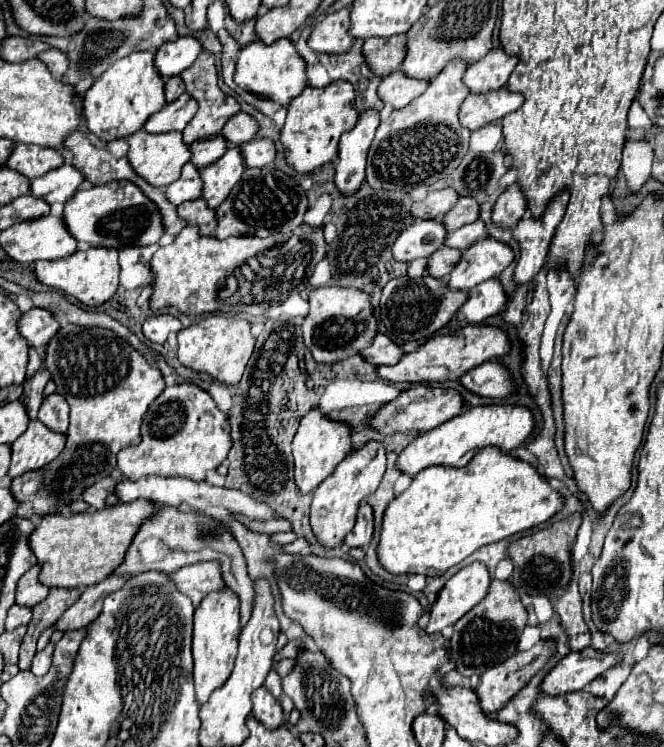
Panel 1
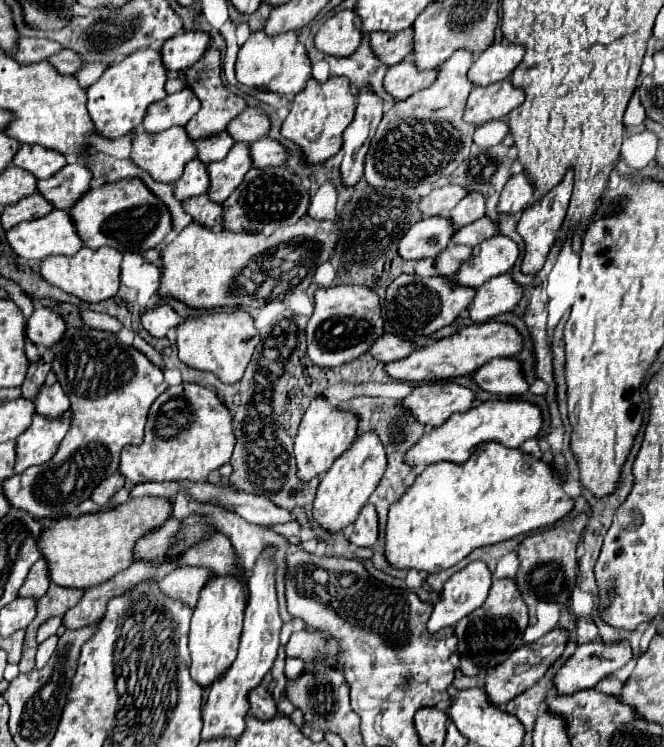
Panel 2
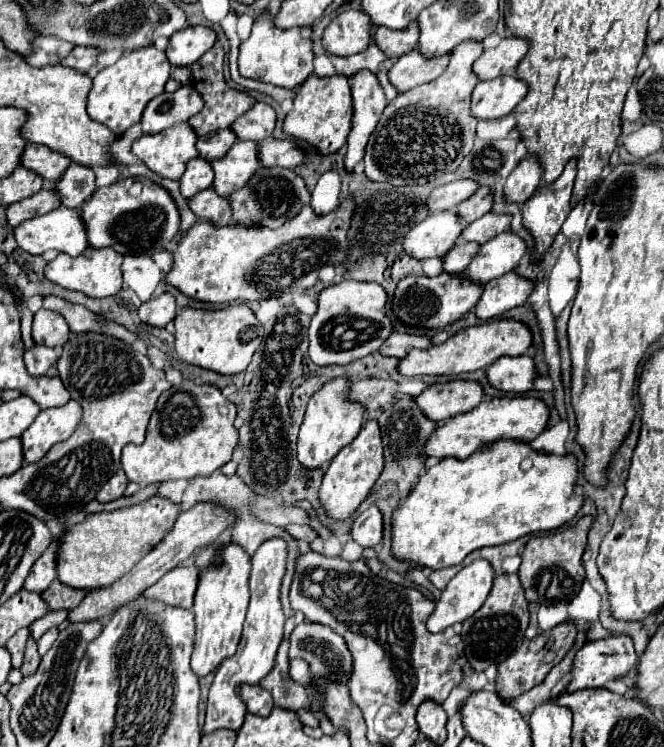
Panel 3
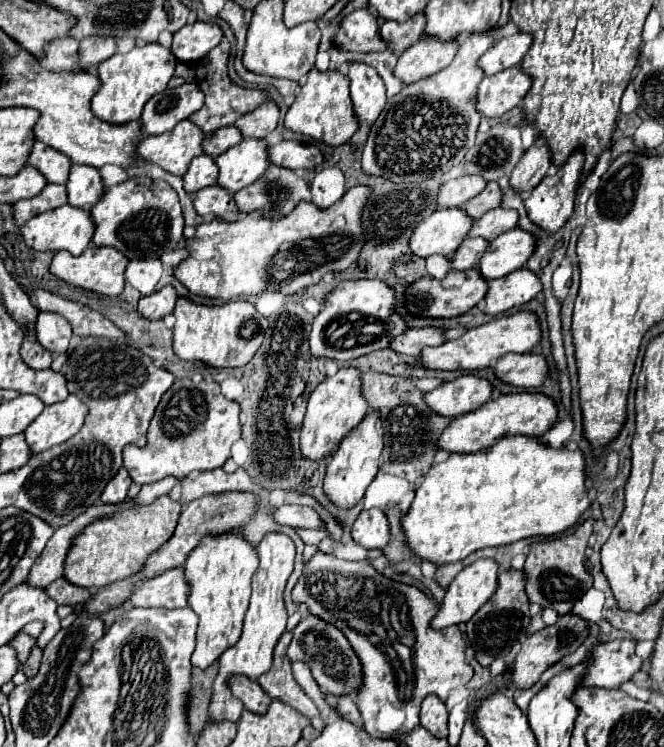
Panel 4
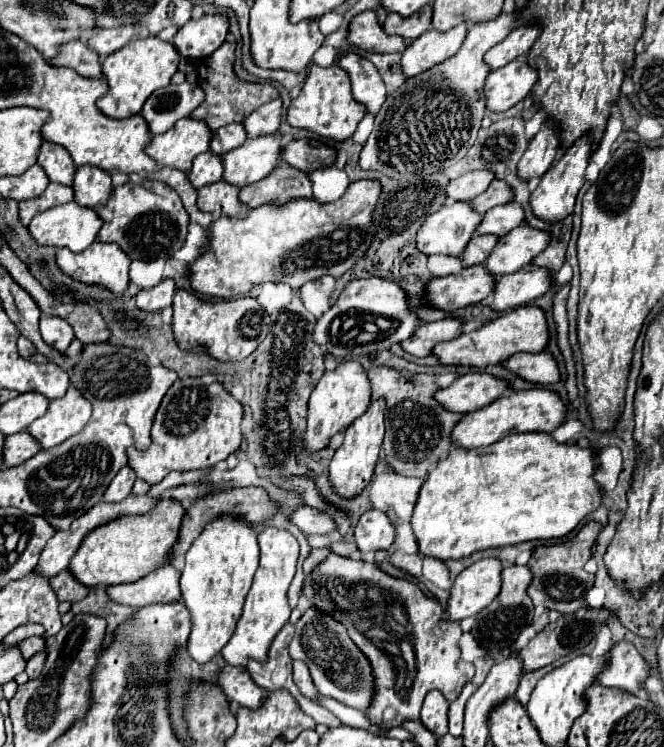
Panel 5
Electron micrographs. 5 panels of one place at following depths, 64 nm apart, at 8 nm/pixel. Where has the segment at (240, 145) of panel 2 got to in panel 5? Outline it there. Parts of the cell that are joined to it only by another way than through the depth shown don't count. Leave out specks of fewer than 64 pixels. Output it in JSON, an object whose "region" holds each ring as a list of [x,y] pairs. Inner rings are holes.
{"region":[[[280,134],[246,138],[246,142],[222,156],[224,180],[236,186],[246,186],[266,178],[282,160]]]}

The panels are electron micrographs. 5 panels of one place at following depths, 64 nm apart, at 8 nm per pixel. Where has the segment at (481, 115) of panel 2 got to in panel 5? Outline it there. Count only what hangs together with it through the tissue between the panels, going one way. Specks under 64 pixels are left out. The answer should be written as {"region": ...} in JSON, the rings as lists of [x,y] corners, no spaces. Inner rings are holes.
{"region":[[[516,58],[514,62],[508,62],[508,66],[502,66],[486,78],[486,108],[494,112],[504,112],[524,100],[532,86],[536,84],[538,72],[534,66],[526,62],[526,58]]]}

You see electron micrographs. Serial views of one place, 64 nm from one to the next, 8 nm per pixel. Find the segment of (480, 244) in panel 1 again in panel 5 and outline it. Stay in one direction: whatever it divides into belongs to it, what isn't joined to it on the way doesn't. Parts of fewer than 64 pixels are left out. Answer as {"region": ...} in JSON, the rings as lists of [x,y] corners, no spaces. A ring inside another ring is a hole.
{"region":[[[518,226],[502,236],[486,260],[486,268],[492,274],[512,274],[530,264],[550,244],[550,232],[532,226]]]}

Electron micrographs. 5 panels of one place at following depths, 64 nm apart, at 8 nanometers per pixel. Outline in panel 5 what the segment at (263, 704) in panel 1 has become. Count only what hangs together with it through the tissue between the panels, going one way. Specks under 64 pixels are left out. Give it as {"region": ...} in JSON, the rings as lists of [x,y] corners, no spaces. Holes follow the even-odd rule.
{"region":[[[224,666],[218,672],[216,678],[218,688],[224,690],[230,702],[246,706],[246,708],[258,708],[262,700],[266,698],[266,690],[262,690],[248,674],[248,670],[238,670],[234,666]]]}

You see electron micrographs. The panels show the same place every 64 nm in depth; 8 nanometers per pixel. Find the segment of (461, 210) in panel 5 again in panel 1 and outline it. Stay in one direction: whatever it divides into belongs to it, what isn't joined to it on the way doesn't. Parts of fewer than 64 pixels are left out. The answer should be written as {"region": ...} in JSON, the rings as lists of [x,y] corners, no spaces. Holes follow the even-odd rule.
{"region":[[[416,220],[394,242],[394,258],[398,262],[412,262],[422,256],[428,258],[434,250],[444,246],[446,234],[448,232],[442,220]]]}

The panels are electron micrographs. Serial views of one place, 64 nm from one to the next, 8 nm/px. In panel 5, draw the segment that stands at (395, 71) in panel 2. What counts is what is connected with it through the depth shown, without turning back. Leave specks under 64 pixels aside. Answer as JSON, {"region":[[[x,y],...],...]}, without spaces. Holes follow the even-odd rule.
{"region":[[[462,22],[462,26],[454,26],[454,30],[440,32],[440,30],[426,30],[422,38],[416,38],[402,54],[402,70],[404,74],[416,76],[422,70],[432,68],[434,64],[444,62],[452,54],[458,52],[466,38],[468,26]]]}

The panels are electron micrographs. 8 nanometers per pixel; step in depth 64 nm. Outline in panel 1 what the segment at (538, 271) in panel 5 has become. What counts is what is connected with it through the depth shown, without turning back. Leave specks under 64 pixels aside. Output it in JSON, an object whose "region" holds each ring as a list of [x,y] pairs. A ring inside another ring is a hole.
{"region":[[[490,278],[490,282],[478,284],[468,292],[466,304],[458,310],[470,324],[480,324],[490,316],[496,316],[502,306],[506,306],[506,292],[502,290],[502,282],[498,278]]]}

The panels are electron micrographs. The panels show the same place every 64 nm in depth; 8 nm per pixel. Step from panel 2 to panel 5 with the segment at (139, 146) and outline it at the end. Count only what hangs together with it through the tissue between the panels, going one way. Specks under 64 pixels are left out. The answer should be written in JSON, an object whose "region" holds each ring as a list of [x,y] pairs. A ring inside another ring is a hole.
{"region":[[[188,116],[178,120],[168,132],[154,136],[146,152],[160,166],[190,172],[194,156],[210,150],[210,138],[212,132],[206,122]]]}

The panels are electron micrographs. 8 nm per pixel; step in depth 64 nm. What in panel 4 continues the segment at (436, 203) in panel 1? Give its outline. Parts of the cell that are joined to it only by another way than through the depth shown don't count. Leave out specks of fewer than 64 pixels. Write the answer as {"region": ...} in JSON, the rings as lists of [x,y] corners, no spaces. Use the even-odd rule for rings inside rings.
{"region":[[[480,174],[450,180],[450,182],[442,184],[442,188],[440,188],[438,208],[442,208],[442,206],[462,206],[470,198],[478,196],[486,188],[486,184],[488,182]]]}

